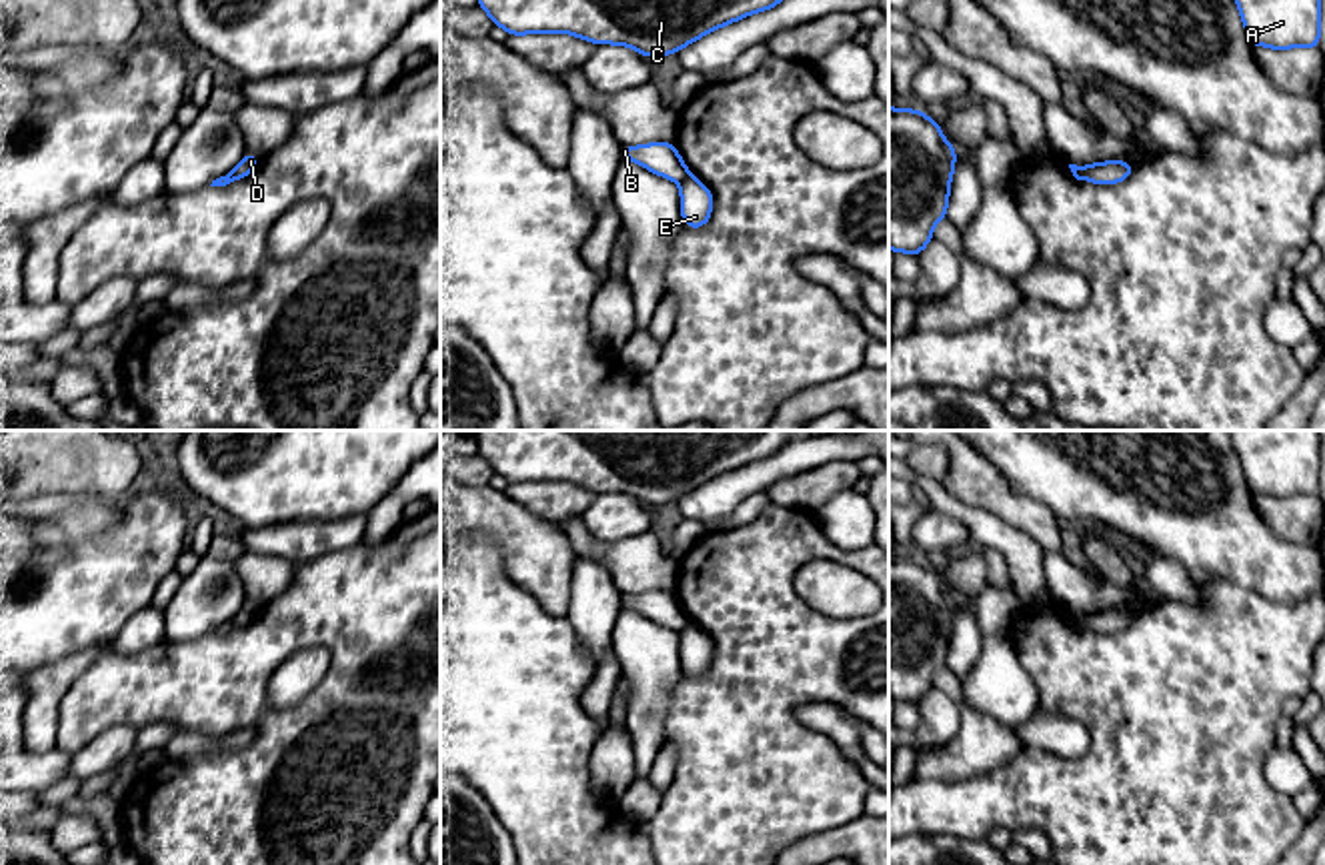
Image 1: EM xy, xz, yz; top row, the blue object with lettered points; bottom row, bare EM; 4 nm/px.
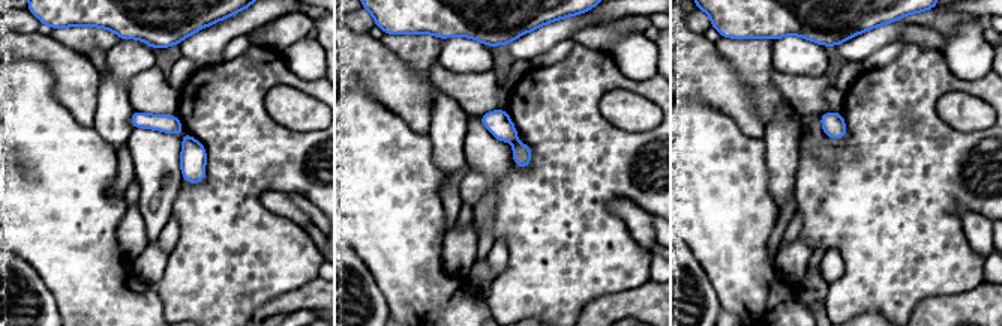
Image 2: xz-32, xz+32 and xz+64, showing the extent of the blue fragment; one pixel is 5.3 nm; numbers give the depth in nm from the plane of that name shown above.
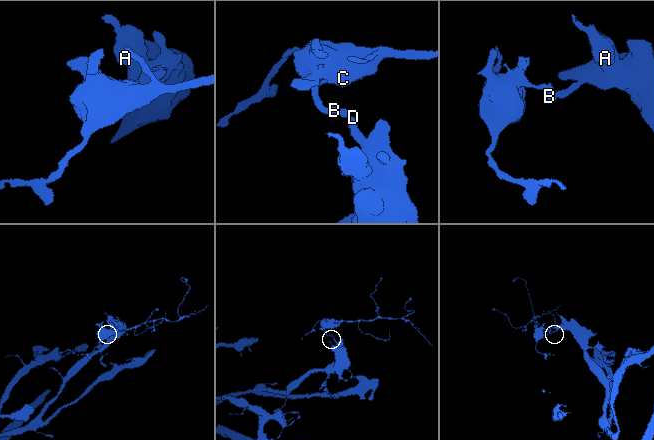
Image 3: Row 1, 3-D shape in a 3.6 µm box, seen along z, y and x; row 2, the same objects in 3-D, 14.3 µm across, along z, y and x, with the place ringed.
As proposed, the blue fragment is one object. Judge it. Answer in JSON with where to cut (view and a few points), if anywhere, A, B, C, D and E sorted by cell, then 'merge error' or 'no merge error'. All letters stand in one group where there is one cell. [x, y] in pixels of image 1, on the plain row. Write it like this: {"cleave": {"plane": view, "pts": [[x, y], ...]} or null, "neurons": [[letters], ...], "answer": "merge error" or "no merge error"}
{"cleave": {"plane": "xz", "pts": [[689, 621], [679, 631]]}, "neurons": [["A", "D", "E"], ["B", "C"]], "answer": "merge error"}

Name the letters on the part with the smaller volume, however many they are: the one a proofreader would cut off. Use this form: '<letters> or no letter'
B, C

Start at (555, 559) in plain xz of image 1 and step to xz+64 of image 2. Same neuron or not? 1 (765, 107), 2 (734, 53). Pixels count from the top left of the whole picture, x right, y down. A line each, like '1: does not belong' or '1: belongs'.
1: does not belong
2: does not belong

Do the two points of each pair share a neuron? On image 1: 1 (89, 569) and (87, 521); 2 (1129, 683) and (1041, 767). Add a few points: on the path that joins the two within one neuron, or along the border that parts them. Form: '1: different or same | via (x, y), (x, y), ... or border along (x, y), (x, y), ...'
1: different | border along (119, 513), (97, 535), (41, 549)
2: same | via (1123, 715), (1111, 739), (1081, 769), (1073, 769)

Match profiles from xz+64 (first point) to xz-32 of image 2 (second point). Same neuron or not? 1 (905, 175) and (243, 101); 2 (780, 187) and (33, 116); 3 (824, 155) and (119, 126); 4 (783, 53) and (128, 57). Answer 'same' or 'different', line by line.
1: same
2: different
3: different
4: same

